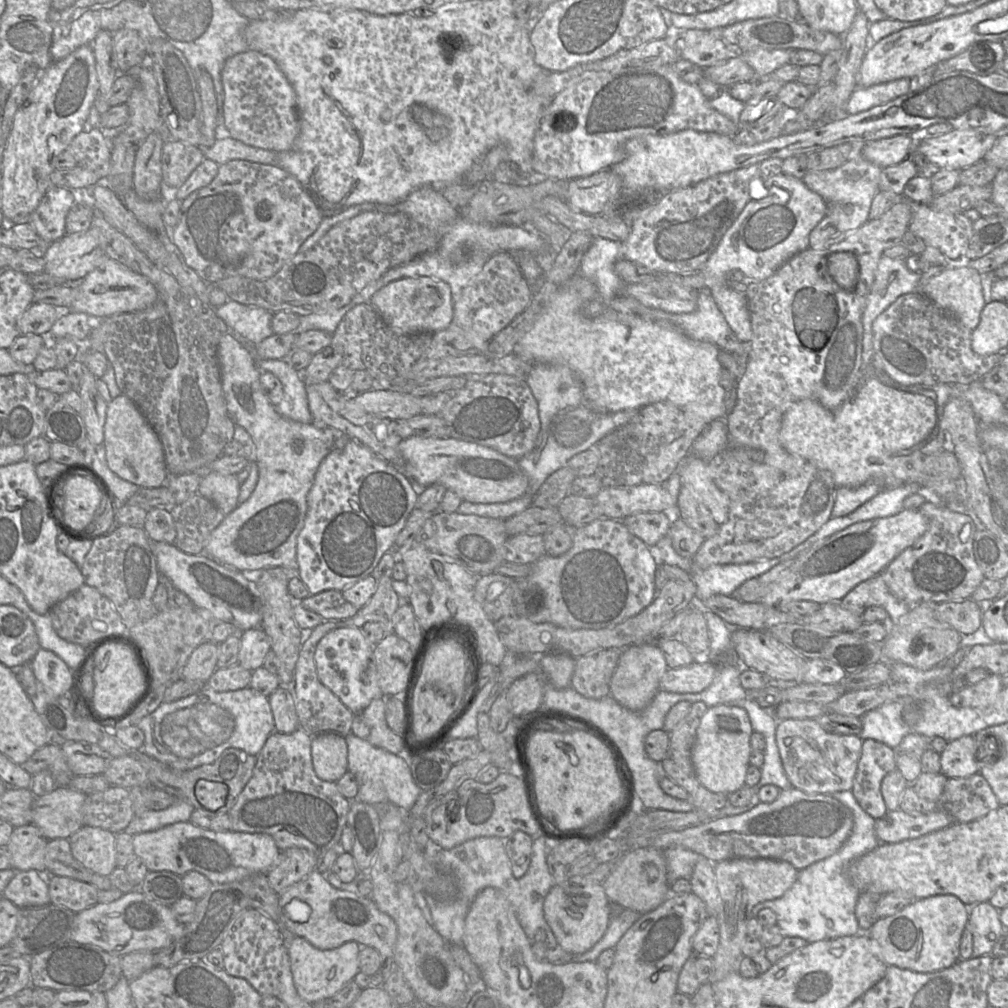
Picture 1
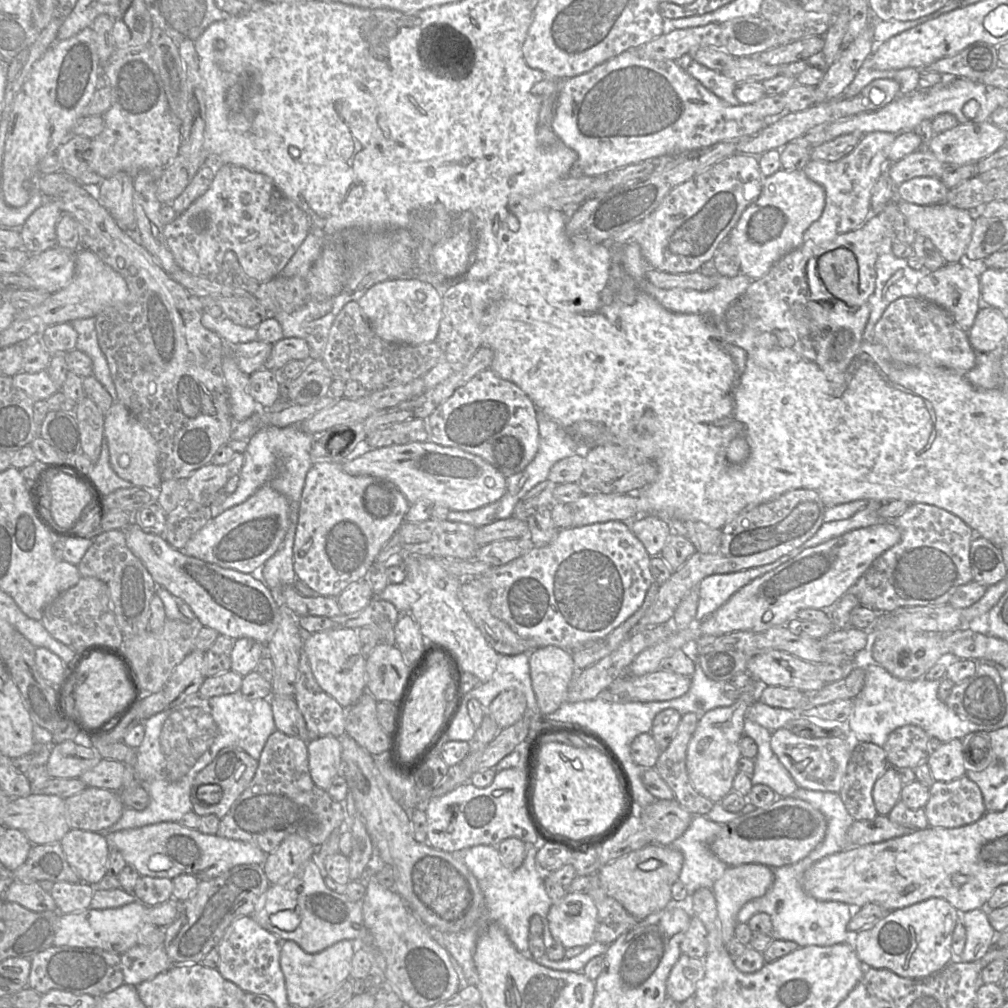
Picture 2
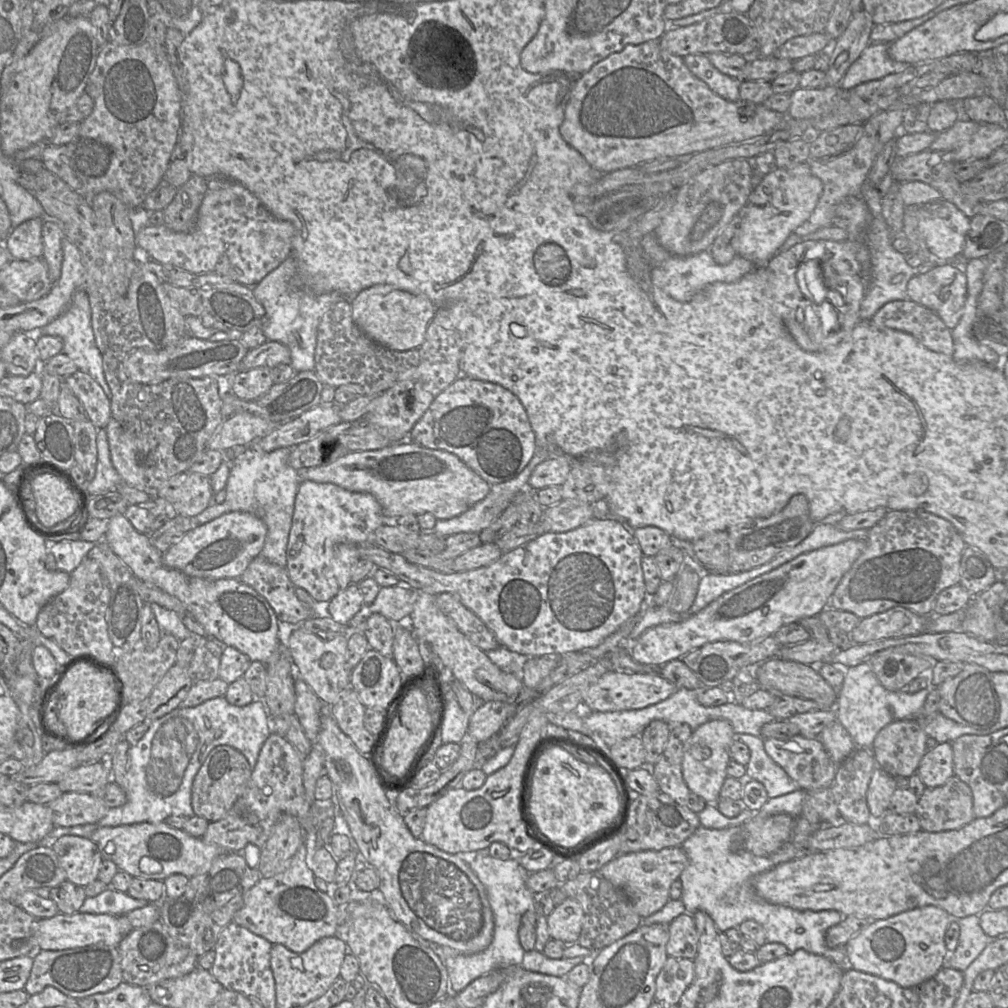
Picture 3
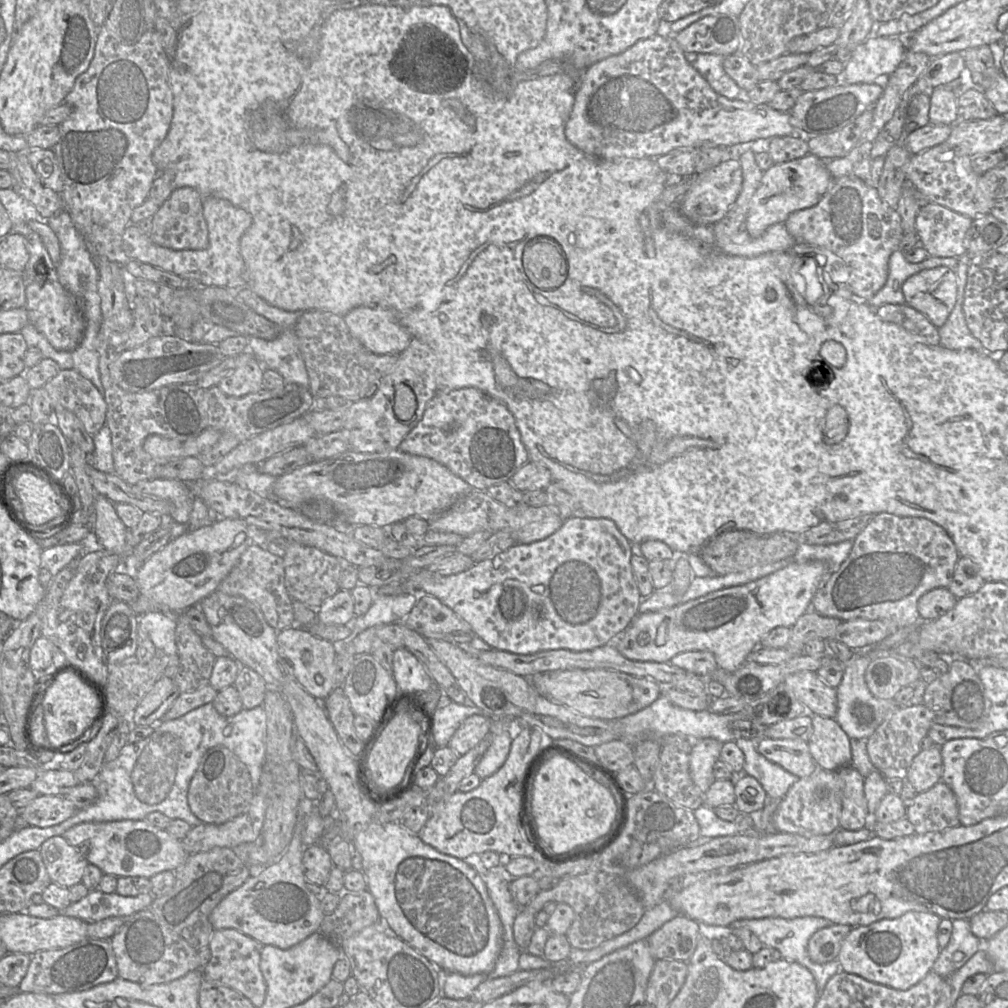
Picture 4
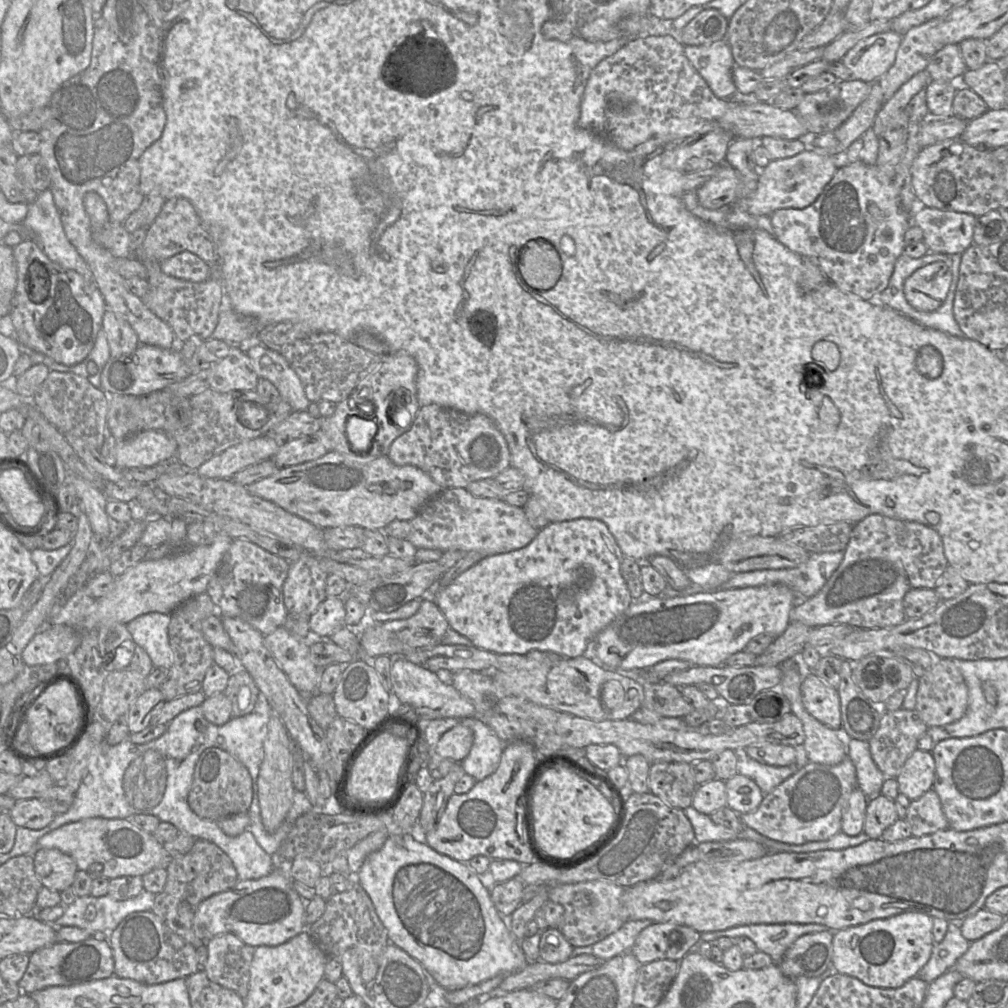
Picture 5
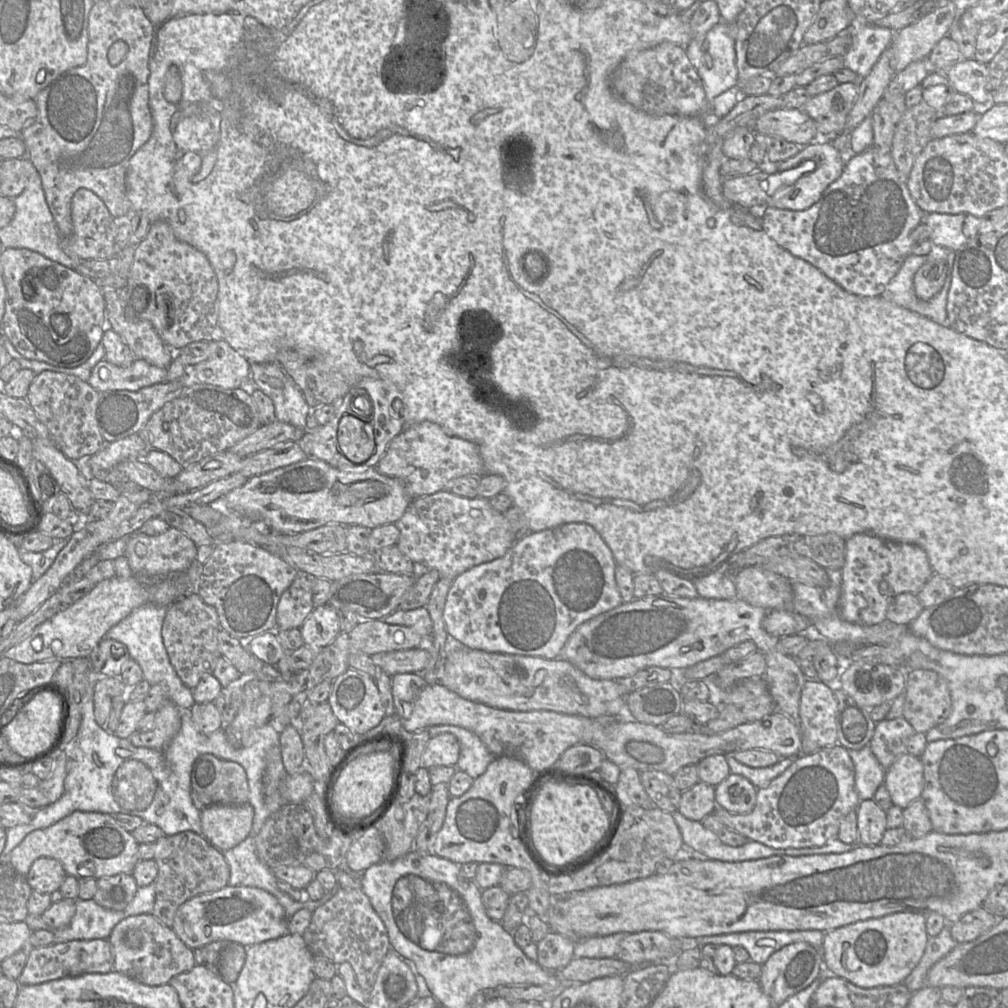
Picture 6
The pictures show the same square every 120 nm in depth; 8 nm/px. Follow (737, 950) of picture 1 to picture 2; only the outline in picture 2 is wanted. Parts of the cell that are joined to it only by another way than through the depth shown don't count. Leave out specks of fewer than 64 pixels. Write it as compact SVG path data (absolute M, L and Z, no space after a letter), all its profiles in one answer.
M743 864L727 867L721 878L714 883L712 891L716 899L722 940L725 946L734 937L739 910L750 900L763 896L773 882L773 868L763 864Z

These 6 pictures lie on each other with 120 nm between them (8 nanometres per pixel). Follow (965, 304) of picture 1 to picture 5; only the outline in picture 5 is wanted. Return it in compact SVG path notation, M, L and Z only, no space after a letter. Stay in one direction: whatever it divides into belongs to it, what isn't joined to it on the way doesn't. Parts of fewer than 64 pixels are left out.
M938 261L916 270L904 283L908 303L918 311L933 312L944 303L952 282L952 271Z

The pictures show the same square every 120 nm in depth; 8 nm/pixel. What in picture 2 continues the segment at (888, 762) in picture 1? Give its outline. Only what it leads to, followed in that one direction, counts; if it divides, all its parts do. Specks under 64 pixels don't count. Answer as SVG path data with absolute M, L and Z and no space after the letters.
M853 742L853 750L839 791L842 802L854 820L873 820L878 816L872 790L876 780L889 767L883 747L870 742Z

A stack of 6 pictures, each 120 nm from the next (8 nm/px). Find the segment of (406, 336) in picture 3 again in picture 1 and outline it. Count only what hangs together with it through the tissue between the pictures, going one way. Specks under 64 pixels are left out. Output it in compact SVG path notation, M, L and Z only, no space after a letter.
M431 277L402 278L378 290L369 302L393 332L399 335L436 332L449 327L453 319L450 286Z

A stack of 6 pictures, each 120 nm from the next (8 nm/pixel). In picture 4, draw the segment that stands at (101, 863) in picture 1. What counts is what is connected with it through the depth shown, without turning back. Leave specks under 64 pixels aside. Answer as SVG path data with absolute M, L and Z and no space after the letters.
M62 835L46 840L39 852L52 883L66 888L81 883L89 862Z

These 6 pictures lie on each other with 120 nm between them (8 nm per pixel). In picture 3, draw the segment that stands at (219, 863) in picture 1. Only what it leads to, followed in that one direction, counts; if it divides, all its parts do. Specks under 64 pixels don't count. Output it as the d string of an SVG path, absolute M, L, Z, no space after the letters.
M162 822L101 827L95 830L89 839L97 845L103 860L111 860L119 870L133 878L144 880L164 881L173 874L183 874L191 878L206 872L213 860L222 853L232 853Z

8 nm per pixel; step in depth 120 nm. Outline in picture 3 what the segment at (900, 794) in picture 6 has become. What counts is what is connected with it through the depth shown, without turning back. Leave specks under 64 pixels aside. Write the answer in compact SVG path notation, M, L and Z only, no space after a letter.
M938 743L933 749L927 750L916 773L927 788L945 784L954 775L951 743Z

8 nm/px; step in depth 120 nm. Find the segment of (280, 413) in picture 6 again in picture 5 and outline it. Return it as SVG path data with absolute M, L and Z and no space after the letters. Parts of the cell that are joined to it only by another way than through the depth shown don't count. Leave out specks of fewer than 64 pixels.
M263 344L251 345L246 353L257 376L269 380L279 391L280 398L289 403L293 412L308 409L310 401L302 383L281 354Z

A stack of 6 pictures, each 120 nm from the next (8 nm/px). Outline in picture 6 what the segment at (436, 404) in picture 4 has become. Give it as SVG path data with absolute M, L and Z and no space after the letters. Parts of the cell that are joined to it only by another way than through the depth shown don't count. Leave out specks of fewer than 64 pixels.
M430 421L406 427L390 442L376 469L385 476L400 480L412 500L442 491L453 479L485 474L476 444L449 435L440 425Z

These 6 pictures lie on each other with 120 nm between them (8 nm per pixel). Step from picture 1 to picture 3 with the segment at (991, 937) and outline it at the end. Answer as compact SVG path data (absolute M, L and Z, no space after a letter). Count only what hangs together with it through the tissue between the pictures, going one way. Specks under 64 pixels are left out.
M969 915L957 921L960 926L958 945L955 951L948 951L945 967L963 972L994 939L984 933L978 915Z

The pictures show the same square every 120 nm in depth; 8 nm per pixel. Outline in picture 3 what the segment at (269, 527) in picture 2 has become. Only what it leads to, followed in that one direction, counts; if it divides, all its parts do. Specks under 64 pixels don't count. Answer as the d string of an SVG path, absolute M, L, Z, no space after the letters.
M244 511L228 512L187 532L179 542L163 553L163 564L168 568L180 570L188 576L210 580L239 579L249 563L260 555L266 534L267 526L258 516Z

